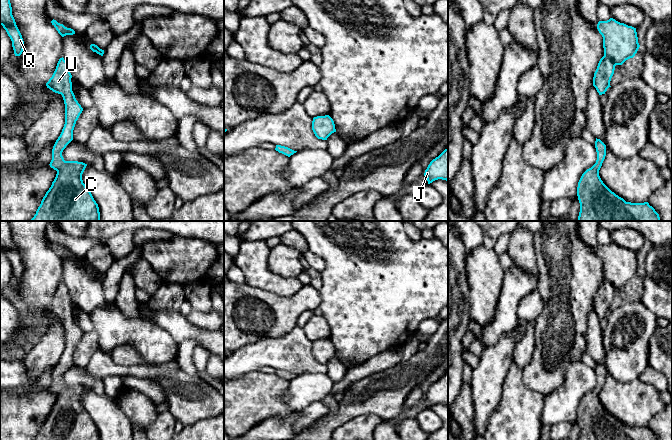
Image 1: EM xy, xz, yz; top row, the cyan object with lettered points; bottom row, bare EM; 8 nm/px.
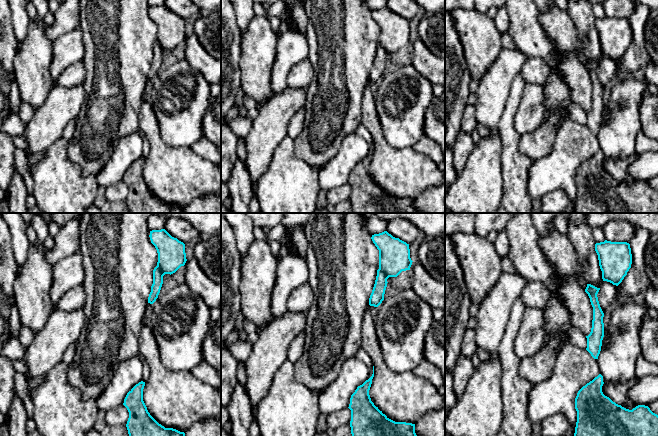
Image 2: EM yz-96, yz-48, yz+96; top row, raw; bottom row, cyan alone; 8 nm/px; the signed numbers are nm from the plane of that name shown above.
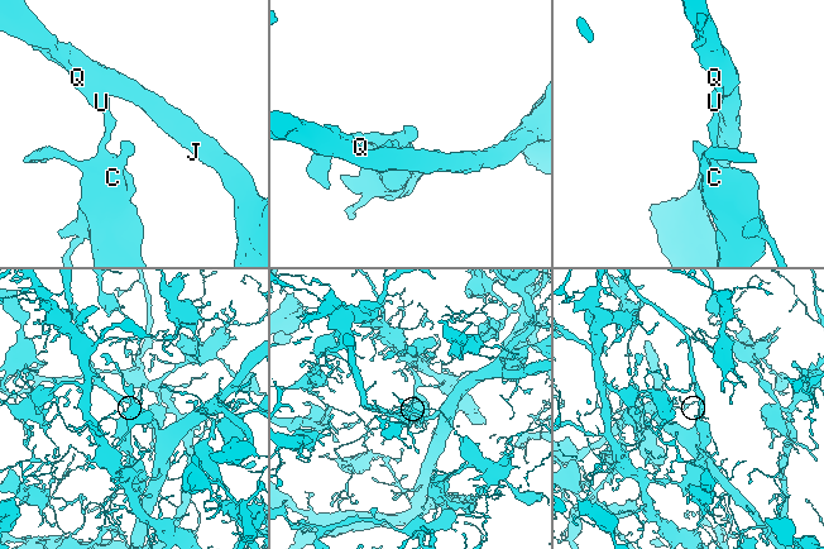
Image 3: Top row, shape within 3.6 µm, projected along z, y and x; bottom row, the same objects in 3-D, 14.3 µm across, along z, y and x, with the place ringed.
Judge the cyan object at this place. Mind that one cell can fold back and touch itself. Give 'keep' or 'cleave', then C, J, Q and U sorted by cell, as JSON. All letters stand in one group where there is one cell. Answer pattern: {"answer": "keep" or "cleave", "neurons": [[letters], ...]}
{"answer": "keep", "neurons": [["C", "J", "Q", "U"]]}

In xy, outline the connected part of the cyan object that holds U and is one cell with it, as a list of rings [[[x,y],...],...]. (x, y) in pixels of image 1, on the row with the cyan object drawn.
[[[62,57],[59,59],[52,77],[46,83],[47,88],[62,95],[65,104],[65,124],[53,146],[52,160],[49,164],[57,171],[57,174],[31,221],[101,221],[98,204],[82,180],[82,174],[87,164],[78,161],[65,161],[62,156],[63,150],[73,140],[76,121],[83,111],[72,91],[71,78],[67,62]]]

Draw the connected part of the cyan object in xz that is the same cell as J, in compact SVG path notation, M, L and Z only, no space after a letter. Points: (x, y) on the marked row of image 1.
M448 148L430 162L424 176L428 184L438 179L448 181Z

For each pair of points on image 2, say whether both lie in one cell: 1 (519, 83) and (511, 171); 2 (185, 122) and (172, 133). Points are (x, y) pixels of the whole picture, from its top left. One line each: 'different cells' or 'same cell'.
1: same cell
2: same cell

